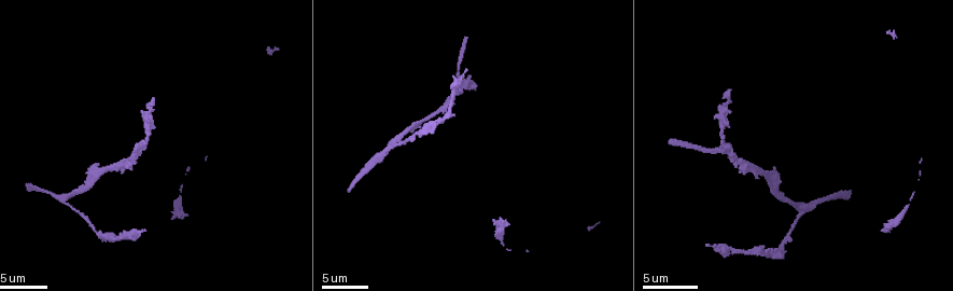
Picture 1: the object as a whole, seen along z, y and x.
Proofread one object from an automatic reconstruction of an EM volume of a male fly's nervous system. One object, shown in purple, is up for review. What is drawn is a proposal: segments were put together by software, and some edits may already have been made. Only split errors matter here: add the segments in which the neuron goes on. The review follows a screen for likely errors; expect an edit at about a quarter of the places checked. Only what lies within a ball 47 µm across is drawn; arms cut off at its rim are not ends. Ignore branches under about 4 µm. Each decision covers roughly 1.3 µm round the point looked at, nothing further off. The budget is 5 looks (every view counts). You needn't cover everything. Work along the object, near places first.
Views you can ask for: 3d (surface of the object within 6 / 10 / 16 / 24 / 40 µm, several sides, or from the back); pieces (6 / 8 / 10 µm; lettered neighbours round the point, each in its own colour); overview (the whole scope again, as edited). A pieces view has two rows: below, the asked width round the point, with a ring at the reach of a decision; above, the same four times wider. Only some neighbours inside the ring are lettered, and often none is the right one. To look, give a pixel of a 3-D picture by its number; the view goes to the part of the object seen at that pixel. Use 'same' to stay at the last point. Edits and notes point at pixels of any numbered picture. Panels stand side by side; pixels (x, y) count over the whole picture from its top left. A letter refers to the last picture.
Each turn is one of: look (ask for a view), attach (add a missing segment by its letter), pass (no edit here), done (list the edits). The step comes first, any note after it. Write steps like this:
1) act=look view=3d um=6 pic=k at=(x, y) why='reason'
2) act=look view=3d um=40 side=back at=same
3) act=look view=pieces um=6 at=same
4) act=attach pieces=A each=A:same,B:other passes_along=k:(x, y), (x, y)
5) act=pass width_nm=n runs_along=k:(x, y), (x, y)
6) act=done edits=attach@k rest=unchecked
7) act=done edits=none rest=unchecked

act=look view=pieces um=6 pic=1 at=(670, 143) why='free end'

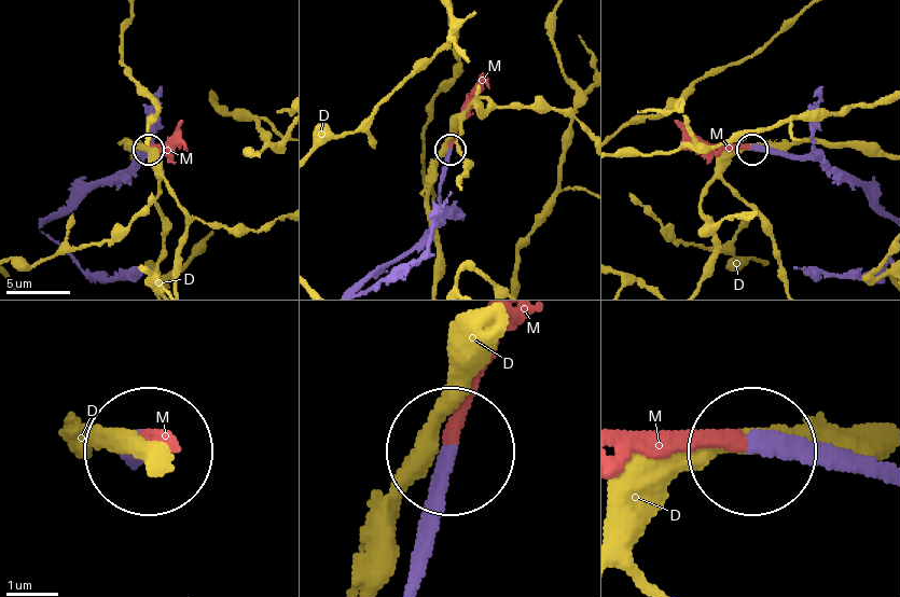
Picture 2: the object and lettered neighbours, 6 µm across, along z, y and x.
act=attach pieces=M each=D:other,M:same passes_along=2:(441, 181), (465, 101), (484, 74) found='it goes on there'

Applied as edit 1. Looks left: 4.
act=look view=3d um=10 pic=1 at=(144, 229) why='thin end'

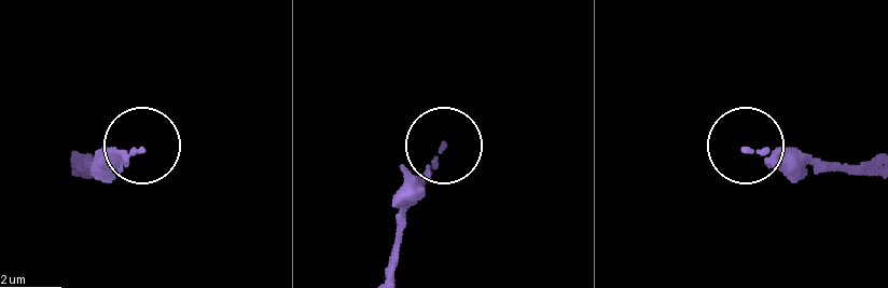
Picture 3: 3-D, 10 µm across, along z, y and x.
act=look view=pieces um=6 pic=3 at=(140, 148)

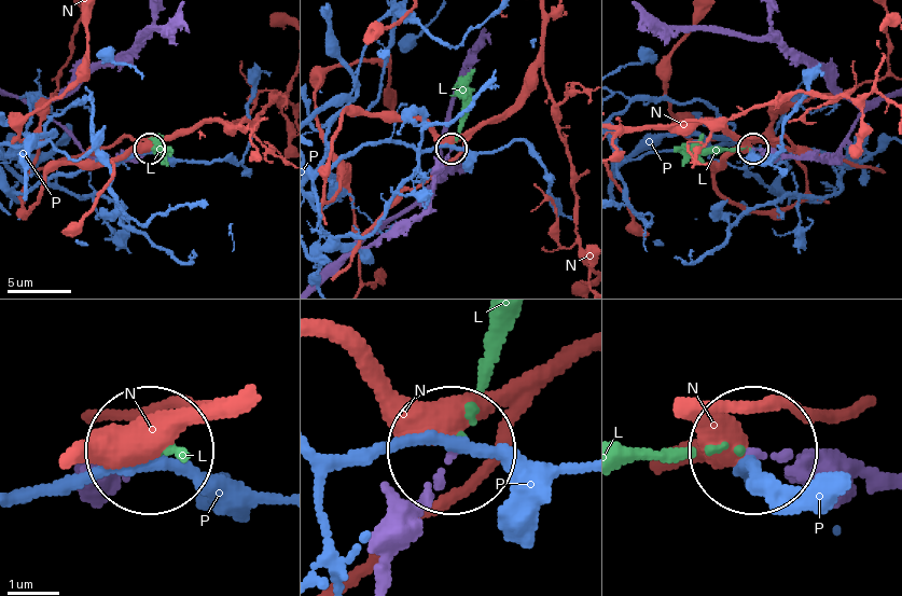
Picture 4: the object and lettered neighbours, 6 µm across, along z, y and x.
act=attach pieces=L width_nm=130 each=L:same,N:other,P:other passes_along=4:(97, 486), (174, 452) found='the neuron continues'

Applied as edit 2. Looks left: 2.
act=look view=pieces um=6 pic=1 at=(153, 100) why='free end'

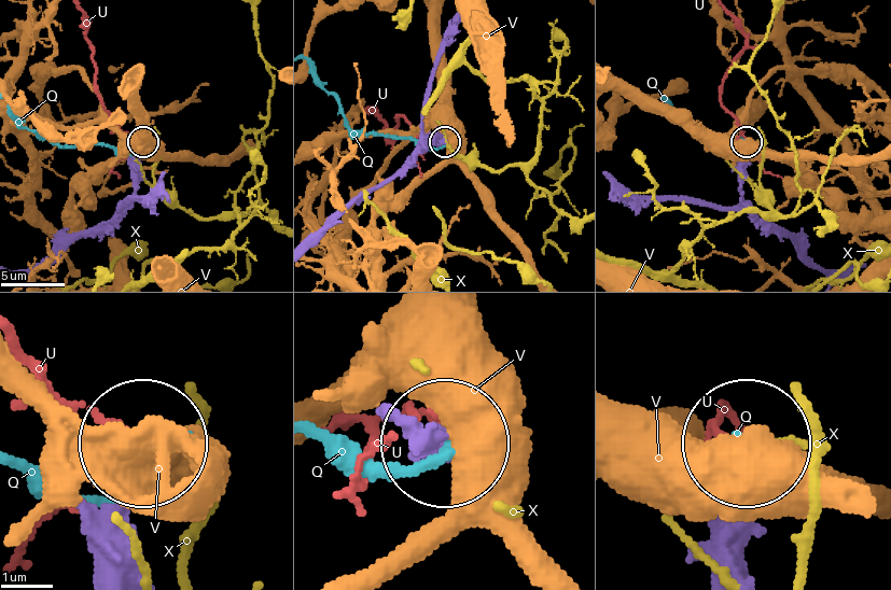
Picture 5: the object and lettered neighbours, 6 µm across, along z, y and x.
act=pass each=Q:other,U:other,V:other,X:other found='no lettered segment goes on from it'

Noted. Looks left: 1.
act=done edits=attach@2,attach@4 rest=unchecked

